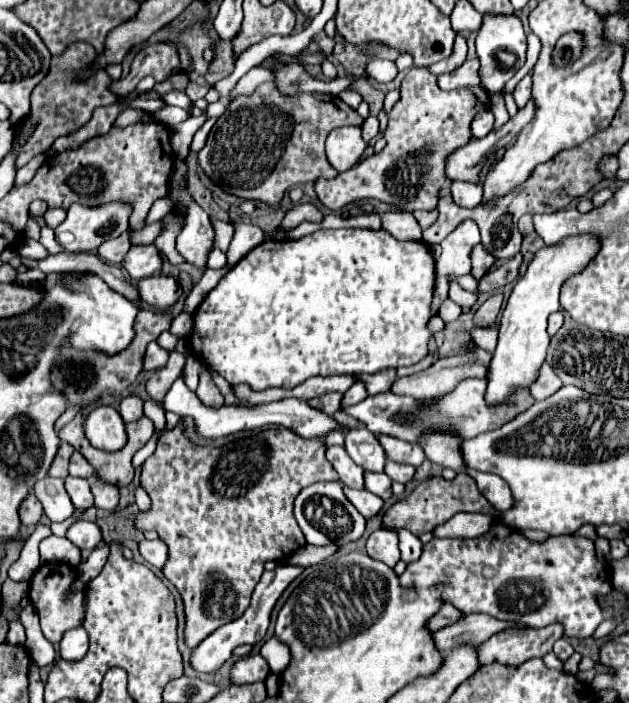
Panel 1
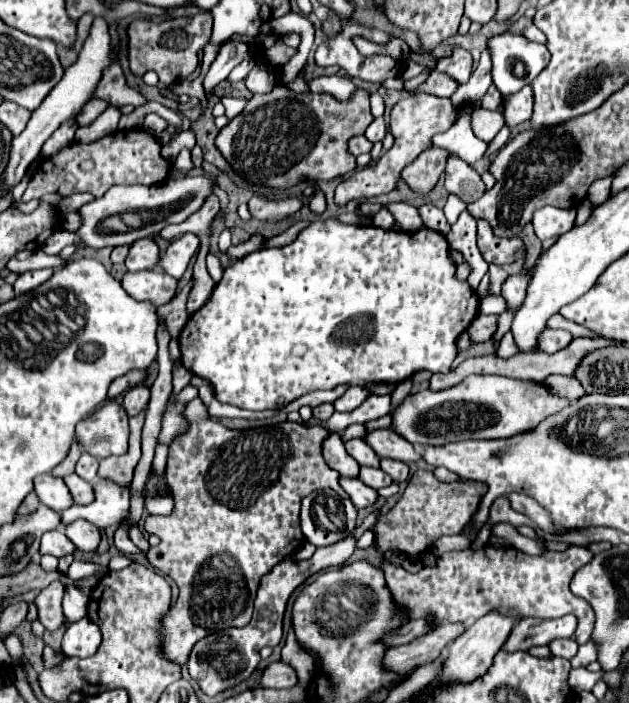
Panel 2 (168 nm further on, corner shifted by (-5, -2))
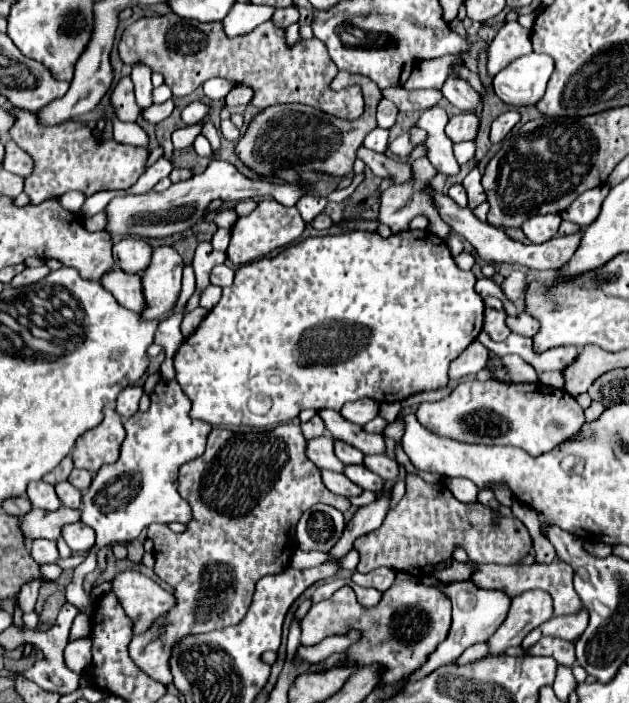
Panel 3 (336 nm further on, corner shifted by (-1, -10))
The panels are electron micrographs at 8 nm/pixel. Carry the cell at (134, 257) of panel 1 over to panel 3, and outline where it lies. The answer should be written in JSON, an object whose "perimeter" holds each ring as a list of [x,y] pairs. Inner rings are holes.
{"perimeter":[[[122,238],[114,244],[114,260],[116,266],[130,274],[144,274],[146,266],[150,266],[152,246],[142,238]]]}

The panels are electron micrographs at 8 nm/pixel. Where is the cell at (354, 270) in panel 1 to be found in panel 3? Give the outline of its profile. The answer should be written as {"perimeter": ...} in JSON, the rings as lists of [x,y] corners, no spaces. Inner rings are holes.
{"perimeter":[[[352,230],[344,234],[330,236],[310,236],[298,244],[290,244],[276,256],[266,256],[240,266],[234,276],[232,288],[222,290],[220,302],[206,314],[204,322],[198,326],[190,338],[182,342],[174,356],[176,382],[182,386],[184,394],[192,400],[190,416],[204,420],[208,424],[246,424],[246,426],[276,426],[294,420],[302,410],[340,410],[346,402],[360,398],[372,398],[376,402],[402,402],[404,398],[422,392],[436,390],[448,384],[448,366],[460,352],[482,332],[484,302],[474,290],[474,274],[464,272],[452,260],[452,254],[442,238],[430,230],[406,230],[382,238],[378,232]]]}

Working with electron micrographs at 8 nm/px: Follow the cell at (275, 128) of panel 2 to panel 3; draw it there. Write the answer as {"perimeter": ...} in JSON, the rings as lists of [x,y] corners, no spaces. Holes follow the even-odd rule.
{"perimeter":[[[338,72],[336,78],[332,80],[330,88],[346,88],[358,84],[366,102],[366,110],[362,118],[356,120],[340,120],[332,118],[328,114],[322,114],[320,110],[314,110],[312,106],[302,106],[302,104],[278,104],[270,106],[262,112],[258,112],[246,132],[238,138],[234,152],[236,156],[254,170],[262,178],[276,178],[276,170],[284,164],[284,168],[296,168],[302,172],[324,172],[330,176],[350,176],[352,174],[352,164],[356,160],[356,148],[362,146],[362,140],[370,130],[376,128],[376,104],[382,98],[380,88],[370,82],[370,78],[362,78],[356,74],[348,72]]]}

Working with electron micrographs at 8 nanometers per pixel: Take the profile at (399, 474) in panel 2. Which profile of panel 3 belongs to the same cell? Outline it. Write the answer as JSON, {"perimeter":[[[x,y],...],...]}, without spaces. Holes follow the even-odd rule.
{"perimeter":[[[380,454],[380,456],[364,456],[364,466],[370,472],[378,474],[380,478],[384,478],[384,480],[394,480],[398,476],[398,464],[396,464],[396,460],[388,458],[384,454]]]}

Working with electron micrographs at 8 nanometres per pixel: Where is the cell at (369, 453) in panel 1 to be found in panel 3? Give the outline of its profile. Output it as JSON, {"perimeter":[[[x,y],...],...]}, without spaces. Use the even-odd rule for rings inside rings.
{"perimeter":[[[336,440],[334,452],[336,452],[336,456],[338,456],[344,464],[364,464],[364,456],[362,456],[354,446],[350,446],[350,444],[346,444],[346,442]]]}

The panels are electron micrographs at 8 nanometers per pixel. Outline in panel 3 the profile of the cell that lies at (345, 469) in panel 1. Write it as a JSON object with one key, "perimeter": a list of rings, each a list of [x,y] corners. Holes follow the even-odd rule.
{"perimeter":[[[330,434],[318,436],[308,440],[306,456],[320,468],[320,470],[334,470],[344,472],[344,464],[334,454],[334,438]]]}

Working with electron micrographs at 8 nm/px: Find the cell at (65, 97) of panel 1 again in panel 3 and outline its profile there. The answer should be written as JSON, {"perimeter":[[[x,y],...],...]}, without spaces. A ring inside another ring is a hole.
{"perimeter":[[[194,124],[194,126],[186,126],[186,128],[178,128],[172,132],[172,142],[176,148],[186,148],[194,142],[194,138],[200,134],[202,124]]]}

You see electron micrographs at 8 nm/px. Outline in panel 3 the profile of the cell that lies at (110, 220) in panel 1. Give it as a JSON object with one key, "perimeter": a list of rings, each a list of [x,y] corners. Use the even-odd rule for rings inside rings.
{"perimeter":[[[214,156],[214,160],[210,160],[208,168],[184,182],[172,184],[168,190],[164,192],[146,192],[140,196],[116,196],[108,202],[108,206],[104,208],[106,214],[106,232],[110,236],[138,236],[138,238],[166,238],[178,232],[184,232],[188,228],[192,228],[200,216],[204,216],[204,210],[208,208],[208,204],[216,198],[224,200],[224,202],[240,202],[240,200],[248,200],[248,198],[262,198],[266,194],[272,194],[274,200],[278,200],[284,206],[294,206],[308,190],[308,184],[296,186],[296,184],[270,184],[268,180],[250,180],[246,176],[242,176],[230,162],[222,162]]]}

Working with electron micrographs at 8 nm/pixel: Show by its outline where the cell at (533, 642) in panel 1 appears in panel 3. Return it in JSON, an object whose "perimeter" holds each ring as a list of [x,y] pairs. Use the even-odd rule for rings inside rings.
{"perimeter":[[[582,610],[578,614],[570,614],[570,616],[556,616],[556,618],[550,618],[546,620],[542,626],[534,628],[522,642],[522,648],[528,650],[532,648],[540,638],[544,636],[556,636],[556,638],[562,638],[562,640],[570,640],[570,642],[576,642],[582,632],[586,630],[588,626],[588,612]]]}

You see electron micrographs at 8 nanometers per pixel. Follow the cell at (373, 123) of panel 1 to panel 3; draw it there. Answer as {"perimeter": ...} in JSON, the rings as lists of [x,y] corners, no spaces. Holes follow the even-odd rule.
{"perimeter":[[[374,128],[364,140],[364,146],[374,152],[384,152],[386,144],[388,144],[388,130],[384,128]]]}

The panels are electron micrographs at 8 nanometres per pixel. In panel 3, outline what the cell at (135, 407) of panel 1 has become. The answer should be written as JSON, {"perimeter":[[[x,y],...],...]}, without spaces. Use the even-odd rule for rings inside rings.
{"perimeter":[[[128,386],[126,390],[122,390],[118,394],[118,400],[116,400],[116,412],[122,416],[122,418],[130,418],[138,412],[138,402],[142,398],[142,388],[140,386]]]}

